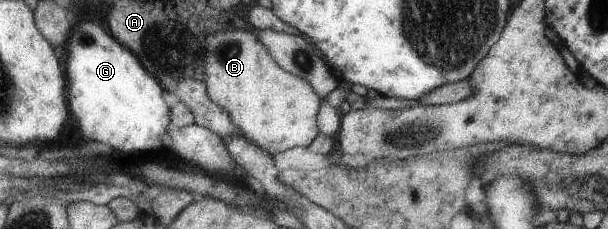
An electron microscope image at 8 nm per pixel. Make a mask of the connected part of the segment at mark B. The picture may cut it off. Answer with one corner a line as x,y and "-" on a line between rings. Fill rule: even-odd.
254,30
213,33
208,36
205,47
204,82
209,98
230,114
244,138
275,157
285,151
312,144
312,140
318,136
316,114
320,114
321,99
308,81
287,72
273,60
272,54
257,40

